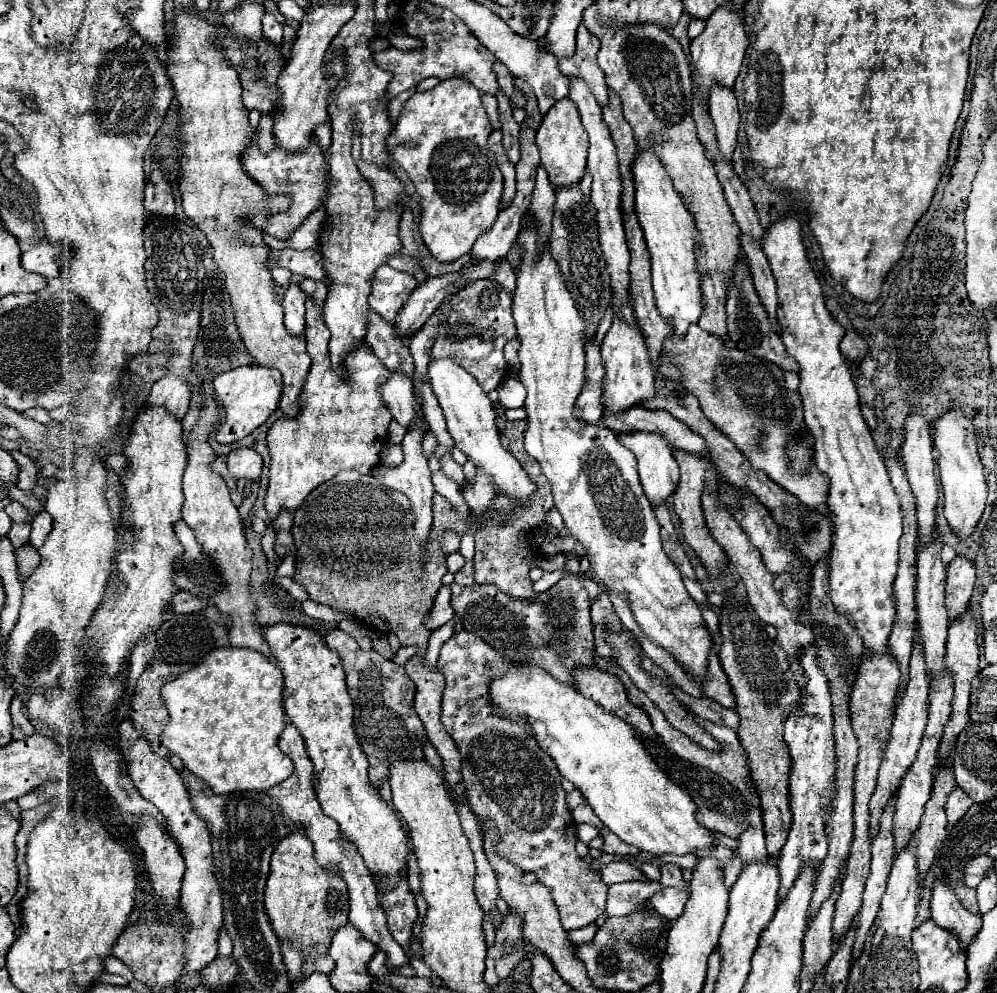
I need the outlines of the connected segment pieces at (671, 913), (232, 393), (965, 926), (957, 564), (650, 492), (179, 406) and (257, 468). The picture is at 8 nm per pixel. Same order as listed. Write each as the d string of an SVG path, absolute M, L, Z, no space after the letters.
M663 888L661 892L655 892L649 902L651 906L661 914L665 916L667 920L675 920L683 914L683 908L685 908L685 902L687 902L689 894L685 890L679 890L679 888Z
M243 366L243 368L235 368L235 370L219 374L213 380L213 388L223 408L223 420L217 426L215 440L219 444L233 444L245 438L247 434L251 434L255 428L259 428L277 408L281 386L283 382L281 382L279 370L263 368L263 366Z
M937 880L933 886L931 920L941 928L953 930L959 936L963 950L981 928L981 916L965 910L963 904L957 900L955 892L943 880Z
M955 556L947 564L947 608L949 608L949 618L955 620L969 604L971 592L975 584L975 564L965 558L965 556Z
M625 432L619 434L619 442L635 454L641 486L649 502L665 502L679 482L679 466L667 440L655 432Z
M167 374L167 378L161 378L153 384L147 402L155 406L165 406L171 414L175 414L181 420L189 408L189 398L191 386L187 386L183 378L171 378L171 374Z
M237 448L227 456L227 468L235 476L235 480L253 482L261 474L263 460L253 448Z

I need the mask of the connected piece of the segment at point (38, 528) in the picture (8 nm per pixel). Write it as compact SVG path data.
M43 510L43 512L39 512L39 514L33 518L31 528L33 528L33 530L31 530L31 536L29 536L29 544L31 544L33 548L41 548L43 542L47 540L47 536L49 536L51 528L53 528L53 518Z

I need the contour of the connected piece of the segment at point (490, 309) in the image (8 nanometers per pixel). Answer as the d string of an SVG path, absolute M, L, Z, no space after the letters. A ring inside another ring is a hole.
M483 278L469 282L453 296L453 302L445 310L445 320L439 326L437 340L431 348L431 358L451 356L469 374L479 380L485 392L499 386L507 372L507 362L503 358L503 346L515 338L515 322L511 316L511 294L497 280Z

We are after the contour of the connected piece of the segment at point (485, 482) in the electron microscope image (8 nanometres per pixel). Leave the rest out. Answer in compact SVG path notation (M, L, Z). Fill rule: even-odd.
M477 468L477 476L473 484L463 488L463 498L471 510L485 510L495 498L495 484L491 482L491 478L483 474L483 470Z

